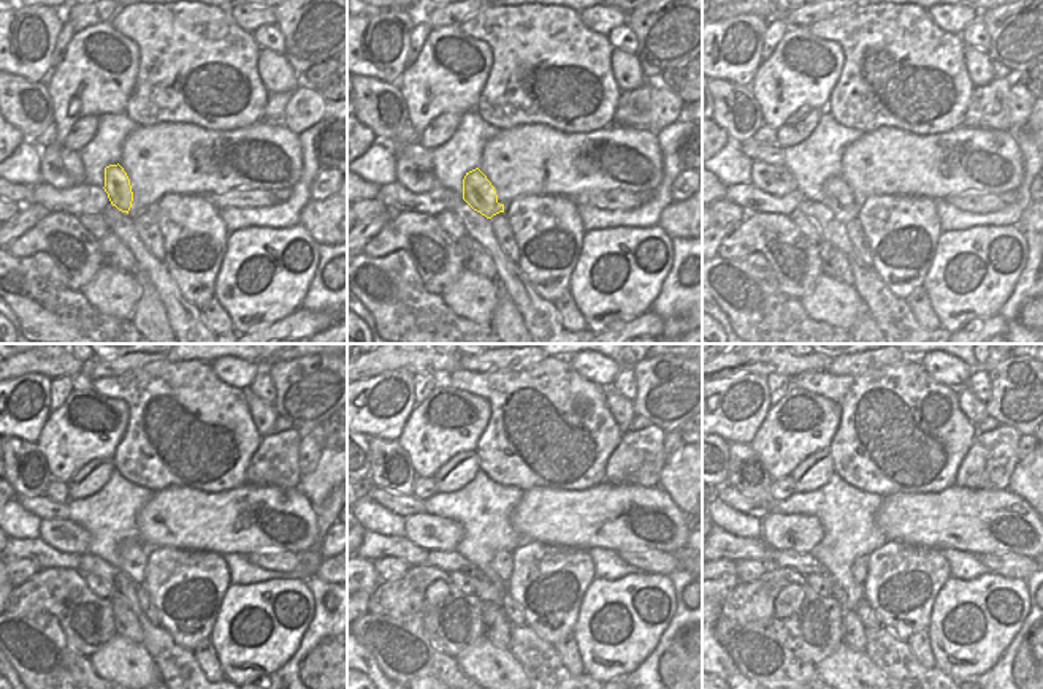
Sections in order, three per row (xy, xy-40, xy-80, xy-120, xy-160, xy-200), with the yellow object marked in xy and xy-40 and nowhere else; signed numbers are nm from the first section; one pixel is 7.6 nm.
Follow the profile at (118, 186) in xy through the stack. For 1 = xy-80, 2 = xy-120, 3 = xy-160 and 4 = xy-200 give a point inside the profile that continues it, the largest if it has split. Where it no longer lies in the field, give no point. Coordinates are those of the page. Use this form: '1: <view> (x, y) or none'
1: xy-80 (839, 198)
2: xy-120 (133, 555)
3: xy-160 (501, 563)
4: xy-200 (859, 567)

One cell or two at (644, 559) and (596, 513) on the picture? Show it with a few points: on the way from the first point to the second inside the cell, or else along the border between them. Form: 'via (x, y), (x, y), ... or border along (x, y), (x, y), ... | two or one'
border along (617, 550), (660, 550), (672, 555) | two

